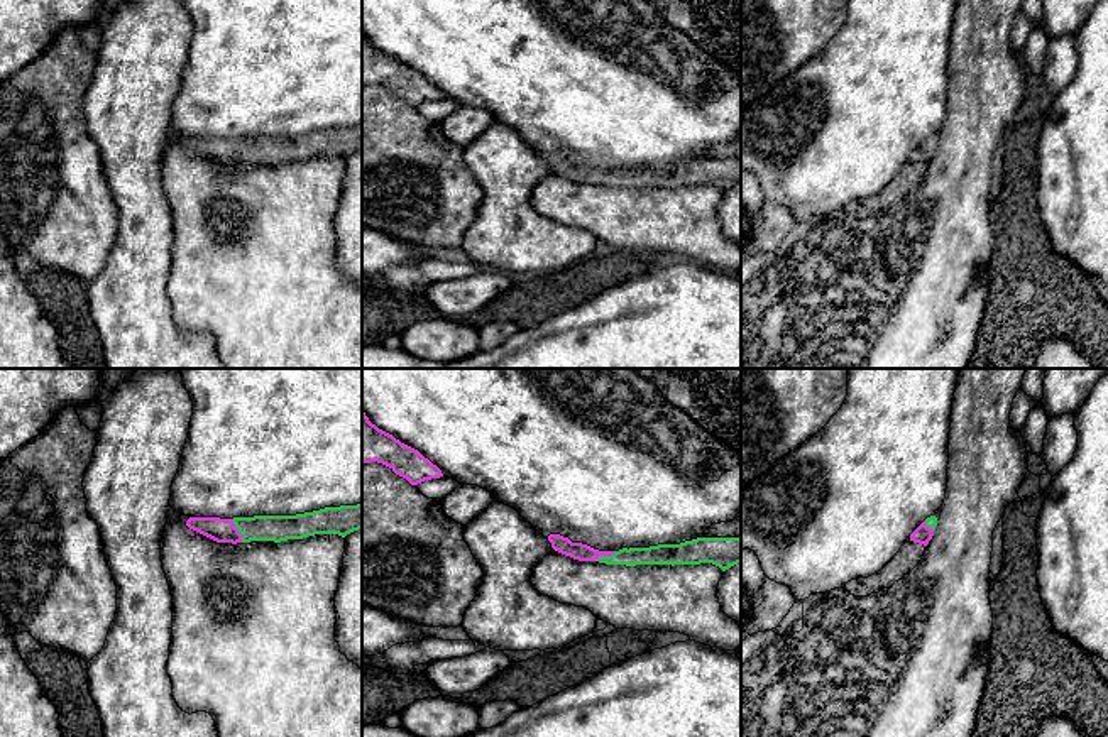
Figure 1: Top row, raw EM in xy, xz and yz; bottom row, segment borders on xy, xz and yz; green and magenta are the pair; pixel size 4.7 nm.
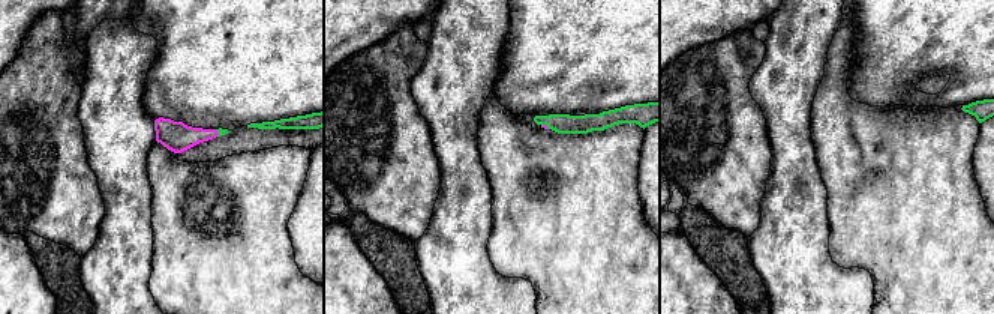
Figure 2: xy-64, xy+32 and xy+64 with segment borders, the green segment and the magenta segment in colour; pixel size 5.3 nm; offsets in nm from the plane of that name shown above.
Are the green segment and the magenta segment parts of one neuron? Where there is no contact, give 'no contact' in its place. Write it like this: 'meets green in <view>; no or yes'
meets green in xy; yes

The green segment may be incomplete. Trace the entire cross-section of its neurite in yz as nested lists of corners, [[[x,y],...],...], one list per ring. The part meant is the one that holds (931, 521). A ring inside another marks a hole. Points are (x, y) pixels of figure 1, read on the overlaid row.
[[[935,516],[927,517],[927,519],[910,534],[910,541],[927,546],[929,541],[932,539],[932,536],[934,536],[935,526],[937,526],[937,517],[935,517]]]

